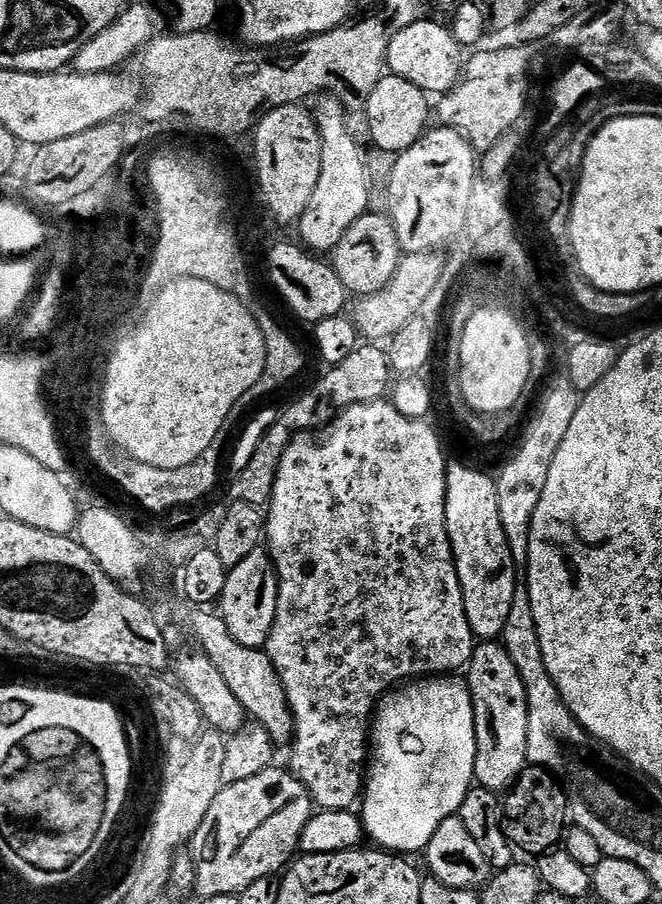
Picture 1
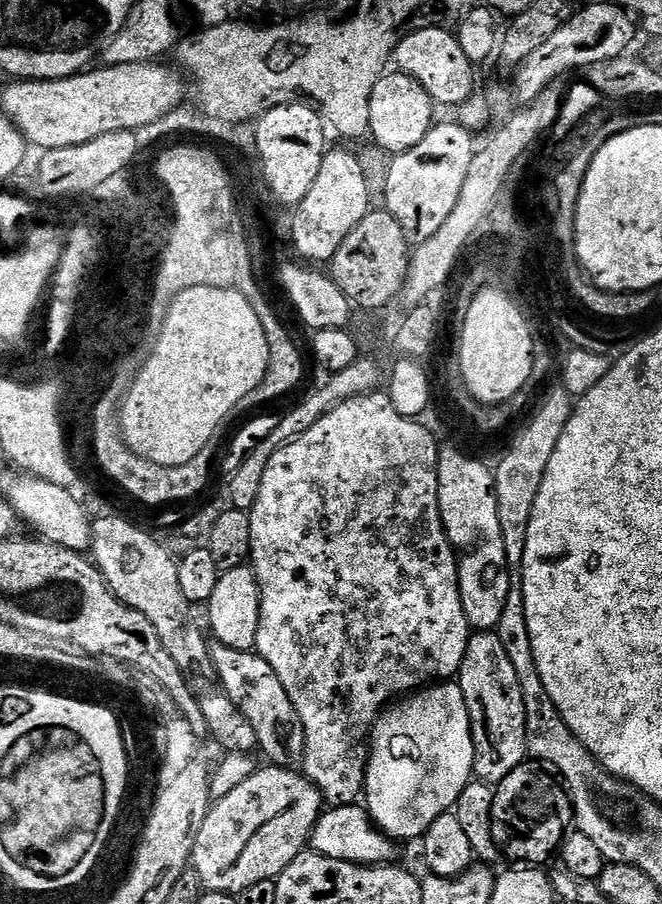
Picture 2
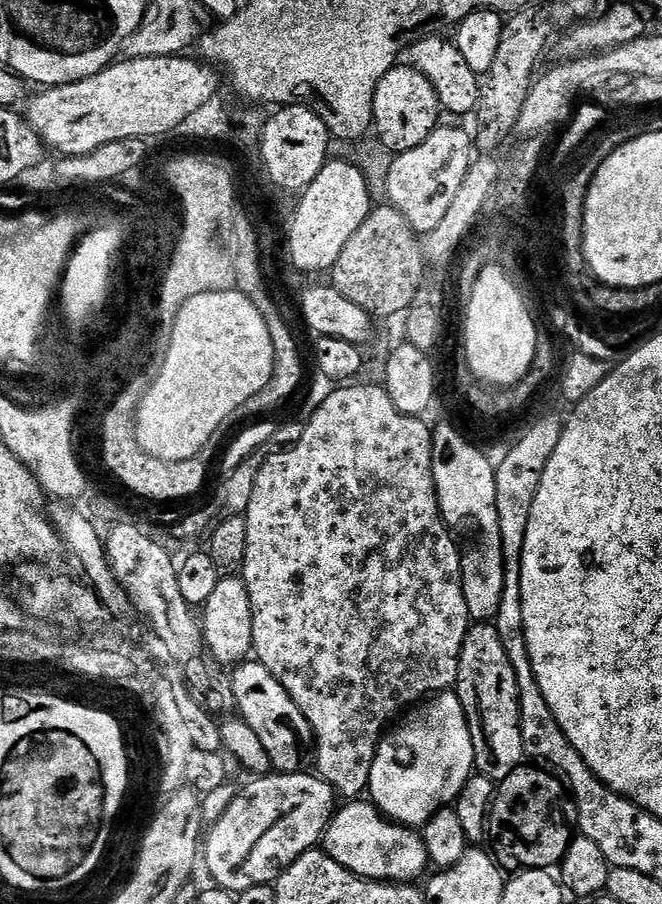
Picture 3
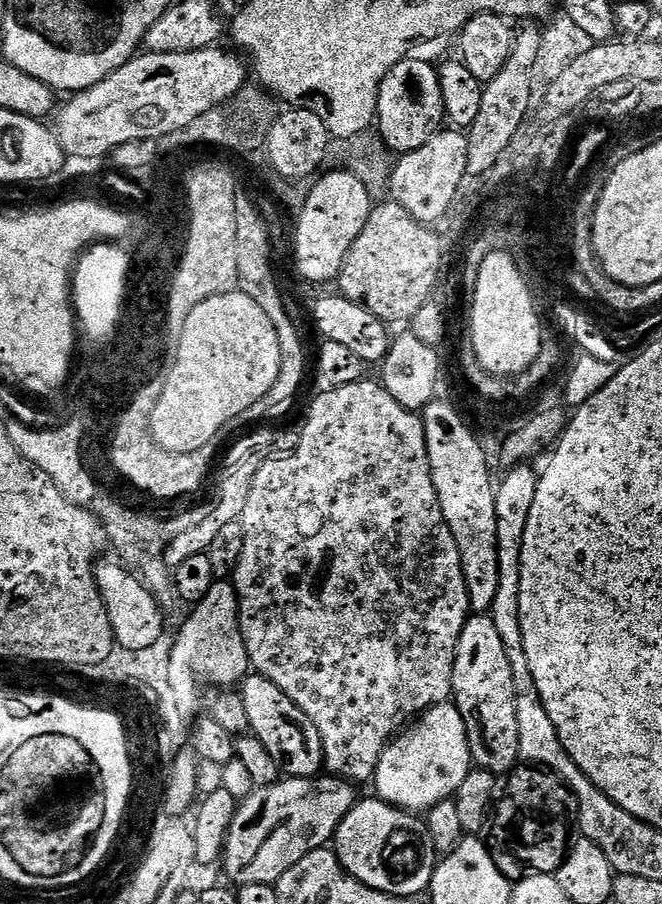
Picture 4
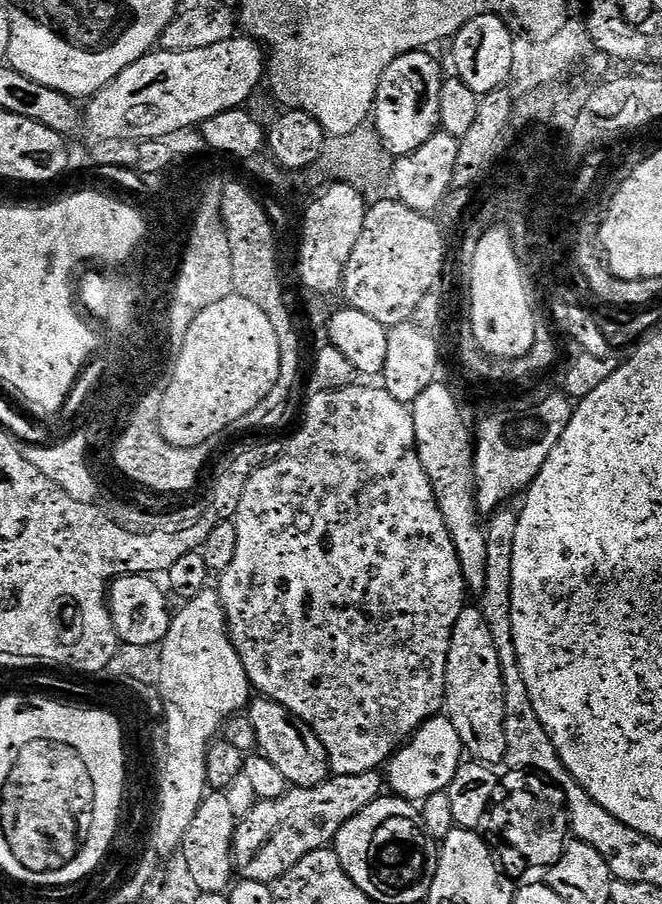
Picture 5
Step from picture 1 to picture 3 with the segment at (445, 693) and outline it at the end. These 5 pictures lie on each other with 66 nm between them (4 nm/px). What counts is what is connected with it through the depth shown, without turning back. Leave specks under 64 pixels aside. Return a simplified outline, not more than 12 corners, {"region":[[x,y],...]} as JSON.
{"region":[[455,691],[413,707],[376,747],[366,792],[423,826],[474,775]]}

